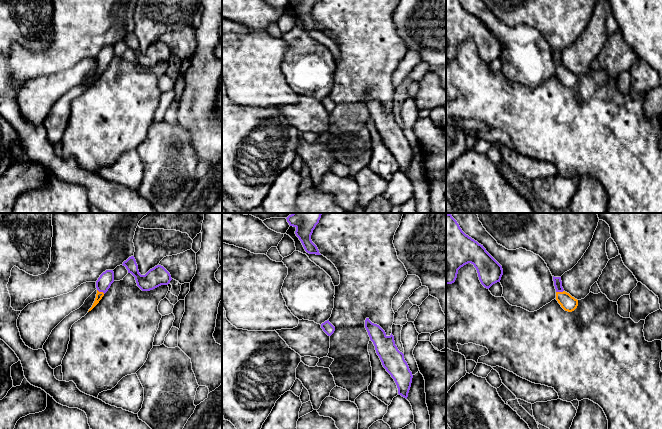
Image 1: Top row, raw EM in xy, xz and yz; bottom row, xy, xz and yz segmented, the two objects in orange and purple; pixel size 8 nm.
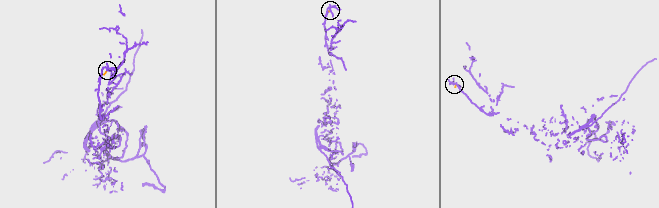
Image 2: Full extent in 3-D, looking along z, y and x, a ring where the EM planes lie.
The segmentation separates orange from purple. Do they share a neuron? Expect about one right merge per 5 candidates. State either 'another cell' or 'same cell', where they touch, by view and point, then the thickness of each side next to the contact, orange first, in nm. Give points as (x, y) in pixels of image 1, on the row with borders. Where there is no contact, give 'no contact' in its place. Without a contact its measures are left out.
same cell | yz (559, 292) | 120/60 nm

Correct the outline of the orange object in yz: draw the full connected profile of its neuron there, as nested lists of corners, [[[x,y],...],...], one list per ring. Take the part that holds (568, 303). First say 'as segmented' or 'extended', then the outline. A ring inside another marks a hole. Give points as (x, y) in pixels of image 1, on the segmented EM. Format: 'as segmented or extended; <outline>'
extended; [[[553,276],[553,281],[556,289],[556,300],[558,301],[558,303],[565,311],[574,311],[578,306],[578,300],[564,291],[562,287],[561,277]]]

